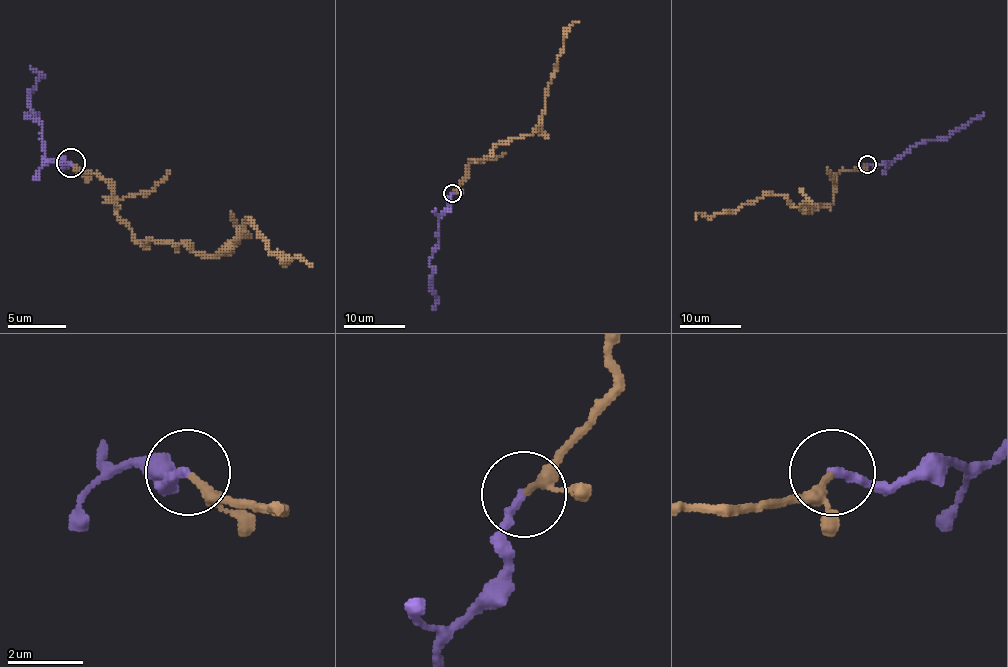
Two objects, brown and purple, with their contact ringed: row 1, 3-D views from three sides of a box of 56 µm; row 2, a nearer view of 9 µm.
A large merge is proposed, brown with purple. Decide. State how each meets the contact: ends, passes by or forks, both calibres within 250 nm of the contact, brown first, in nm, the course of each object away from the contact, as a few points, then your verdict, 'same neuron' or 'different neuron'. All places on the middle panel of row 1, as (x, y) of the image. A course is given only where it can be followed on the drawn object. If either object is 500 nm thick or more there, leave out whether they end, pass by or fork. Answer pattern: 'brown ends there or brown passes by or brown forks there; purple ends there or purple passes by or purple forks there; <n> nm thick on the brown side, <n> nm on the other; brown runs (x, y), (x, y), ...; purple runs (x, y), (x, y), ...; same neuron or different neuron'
brown passes by; purple ends there; 180 nm thick on the brown side, 240 nm on the other; brown runs (453, 192), (466, 168), (488, 157), (499, 143), (529, 136), (544, 110), (566, 32), (580, 21); purple runs (453, 192), (450, 206), (439, 221), (437, 241), (430, 259), (433, 273), (430, 287), (437, 304), (431, 310); different neuron

